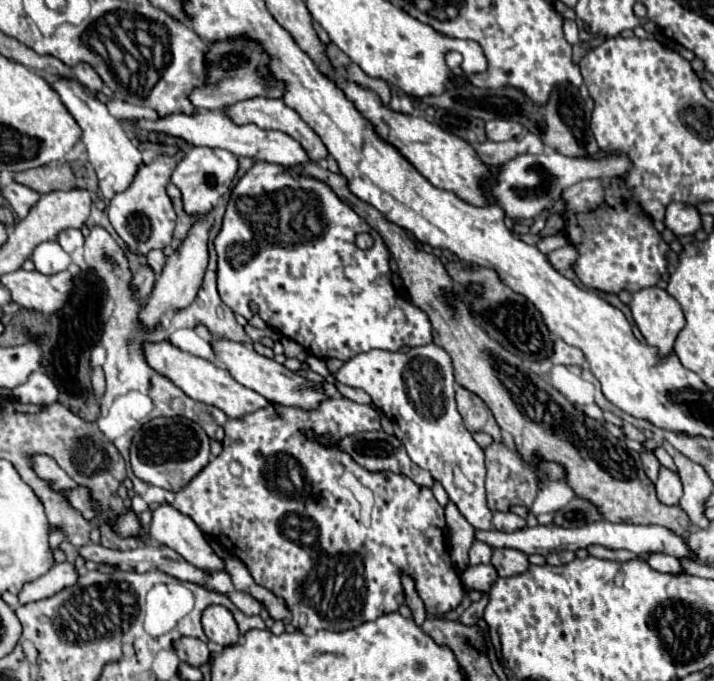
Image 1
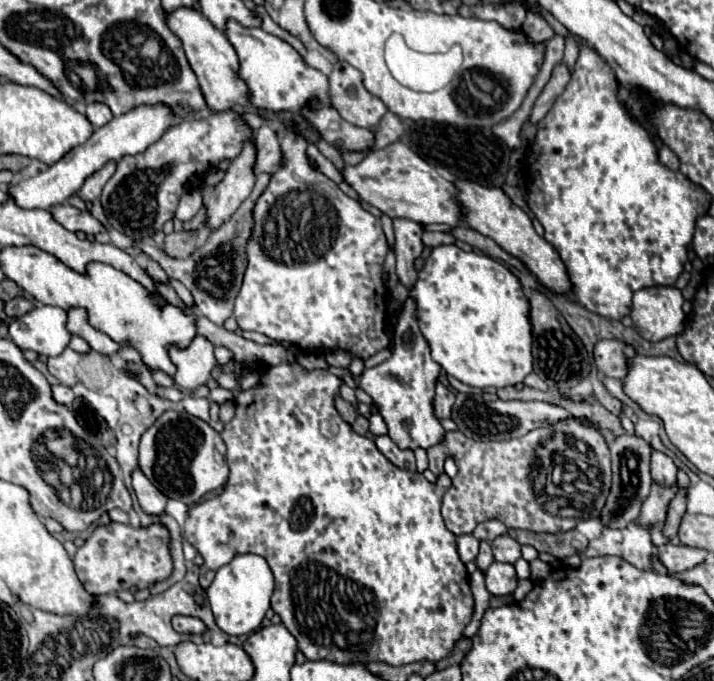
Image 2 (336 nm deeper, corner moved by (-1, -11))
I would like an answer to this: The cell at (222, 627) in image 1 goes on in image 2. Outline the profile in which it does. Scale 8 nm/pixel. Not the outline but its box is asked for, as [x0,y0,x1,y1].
[173,616,209,636]

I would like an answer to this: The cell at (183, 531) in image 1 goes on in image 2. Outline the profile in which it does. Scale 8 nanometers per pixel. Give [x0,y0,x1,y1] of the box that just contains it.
[133,470,167,514]

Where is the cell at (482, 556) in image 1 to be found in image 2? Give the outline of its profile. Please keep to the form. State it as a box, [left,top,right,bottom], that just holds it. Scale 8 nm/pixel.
[457,534,479,564]

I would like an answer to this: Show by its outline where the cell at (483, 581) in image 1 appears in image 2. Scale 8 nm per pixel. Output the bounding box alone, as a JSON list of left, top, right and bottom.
[485,562,517,596]

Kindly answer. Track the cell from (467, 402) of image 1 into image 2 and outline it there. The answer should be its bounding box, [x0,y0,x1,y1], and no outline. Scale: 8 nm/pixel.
[435,384,455,418]

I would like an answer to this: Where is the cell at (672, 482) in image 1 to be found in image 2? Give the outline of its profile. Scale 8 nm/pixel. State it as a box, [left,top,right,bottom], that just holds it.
[651,452,677,488]

